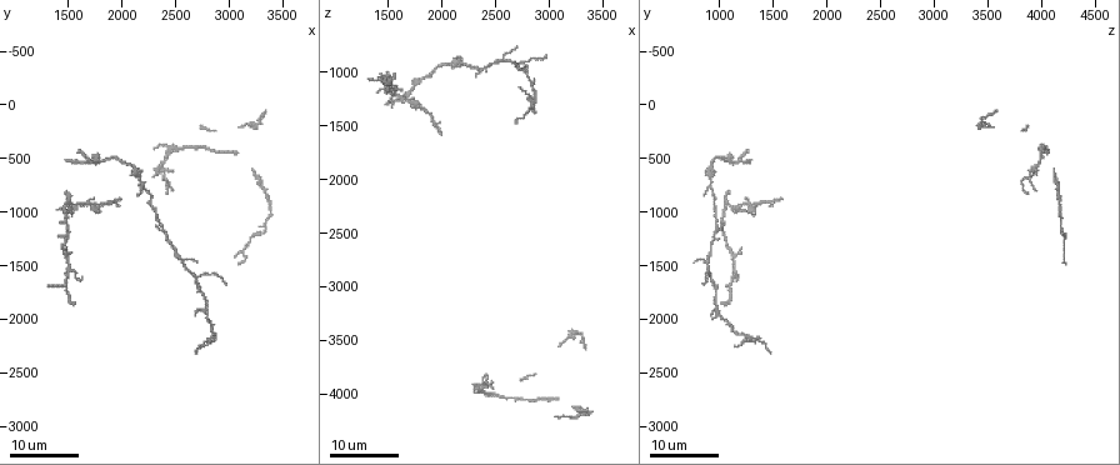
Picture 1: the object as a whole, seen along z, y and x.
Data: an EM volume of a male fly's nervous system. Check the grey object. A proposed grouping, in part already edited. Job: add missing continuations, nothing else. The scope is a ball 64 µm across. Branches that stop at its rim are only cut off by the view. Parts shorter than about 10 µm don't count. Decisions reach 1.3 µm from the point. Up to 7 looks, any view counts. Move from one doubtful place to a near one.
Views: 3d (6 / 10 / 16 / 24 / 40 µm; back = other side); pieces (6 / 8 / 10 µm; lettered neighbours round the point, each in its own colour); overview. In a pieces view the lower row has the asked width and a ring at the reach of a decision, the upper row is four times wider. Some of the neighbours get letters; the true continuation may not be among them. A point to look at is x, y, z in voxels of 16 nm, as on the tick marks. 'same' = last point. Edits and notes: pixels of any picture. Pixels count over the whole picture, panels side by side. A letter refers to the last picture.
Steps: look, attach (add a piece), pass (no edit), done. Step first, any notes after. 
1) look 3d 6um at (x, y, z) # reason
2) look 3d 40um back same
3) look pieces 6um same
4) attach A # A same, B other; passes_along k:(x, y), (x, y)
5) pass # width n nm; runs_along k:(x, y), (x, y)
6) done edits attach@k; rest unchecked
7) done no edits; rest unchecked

look 3d 24um at (1520, 1040, 1300) # an open end

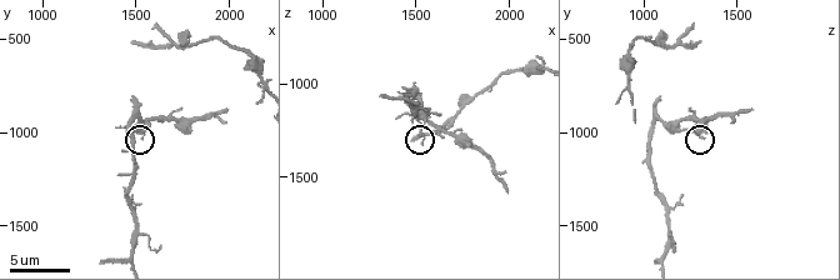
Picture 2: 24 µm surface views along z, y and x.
look pieces 10um at (1540, 1020, 1320)

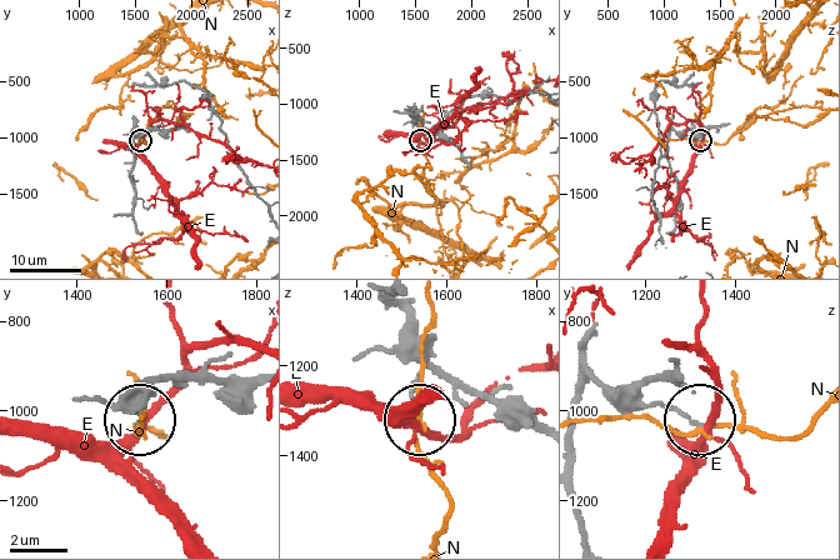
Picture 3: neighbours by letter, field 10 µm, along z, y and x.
pass # E other, N other; none of them fits

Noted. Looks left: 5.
look pieces 6um at (1640, 1620, 1160) # an open end

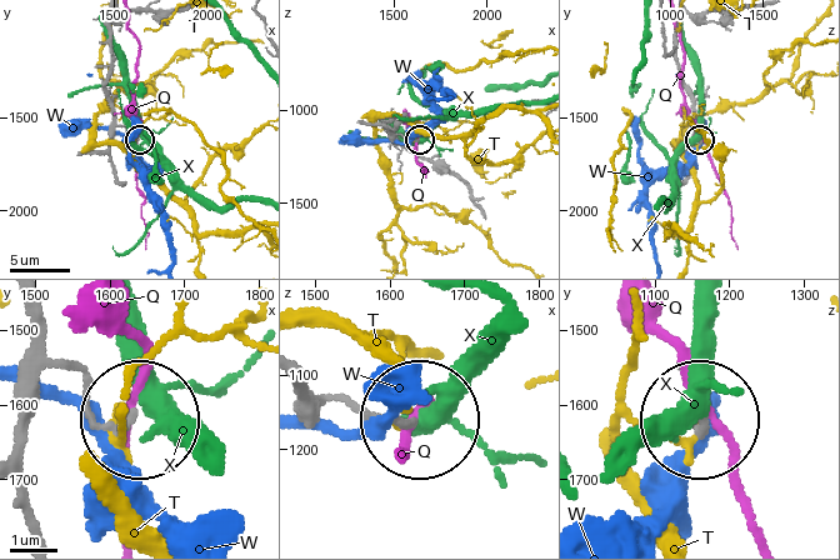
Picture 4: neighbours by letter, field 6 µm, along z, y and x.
pass # Q other, T other, W other, X other; runs_along 4:(339, 398), (363, 418), (406, 418); none of them fits

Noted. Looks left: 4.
look 3d 16um at (2300, 1140, 1020) # branch stops here

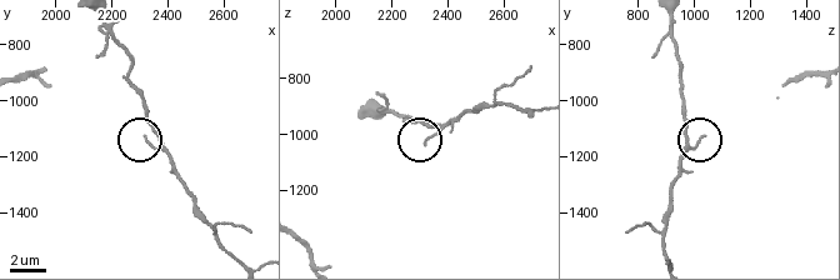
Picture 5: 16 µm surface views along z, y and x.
look pieces 8um at (2310, 1120, 1030)

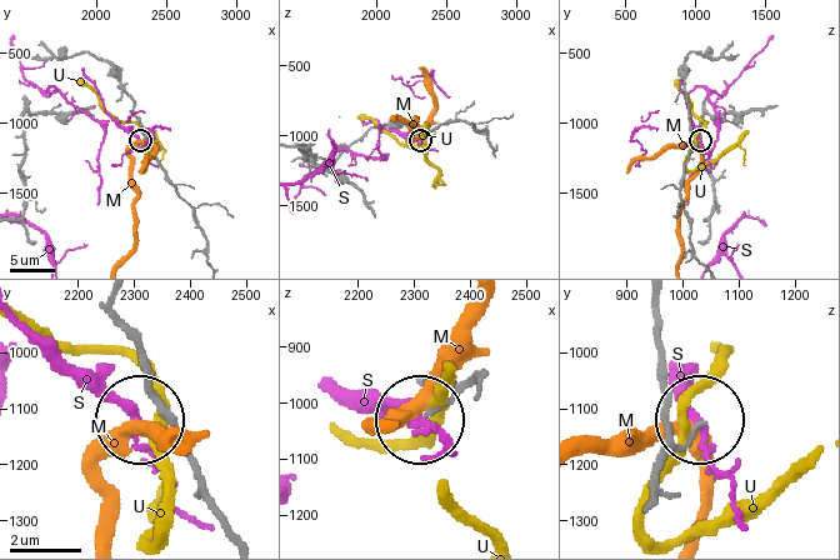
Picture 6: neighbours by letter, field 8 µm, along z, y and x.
pass # width 110 nm; M other, S other, U other; none of them fits

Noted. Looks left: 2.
look 3d 16um at (2700, 1940, 940) # an open end

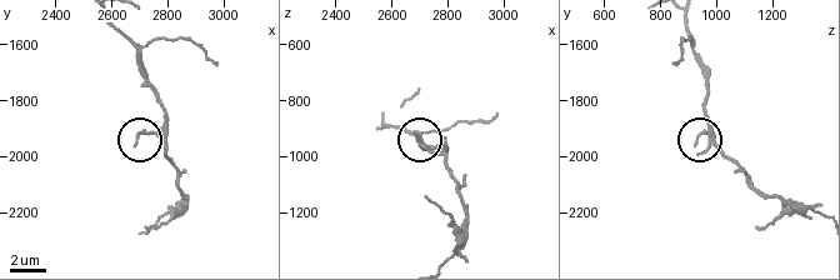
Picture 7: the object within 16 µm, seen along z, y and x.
look pieces 10um at (2690, 1960, 920)

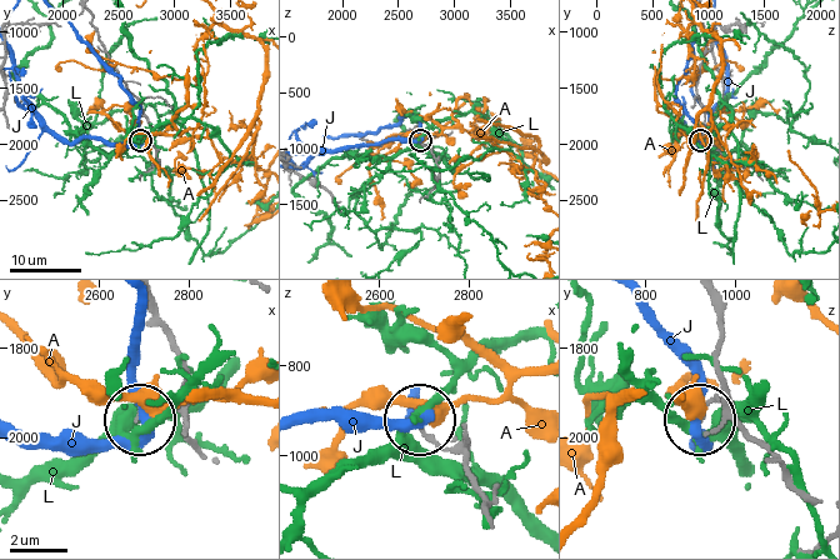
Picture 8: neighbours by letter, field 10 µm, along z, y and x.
pass # A other, J other, L other; runs_along 8:(710, 303), (720, 324), (715, 366), (728, 395), (701, 414); no lettered piece goes on from it

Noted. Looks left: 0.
done no edits; rest unchecked

